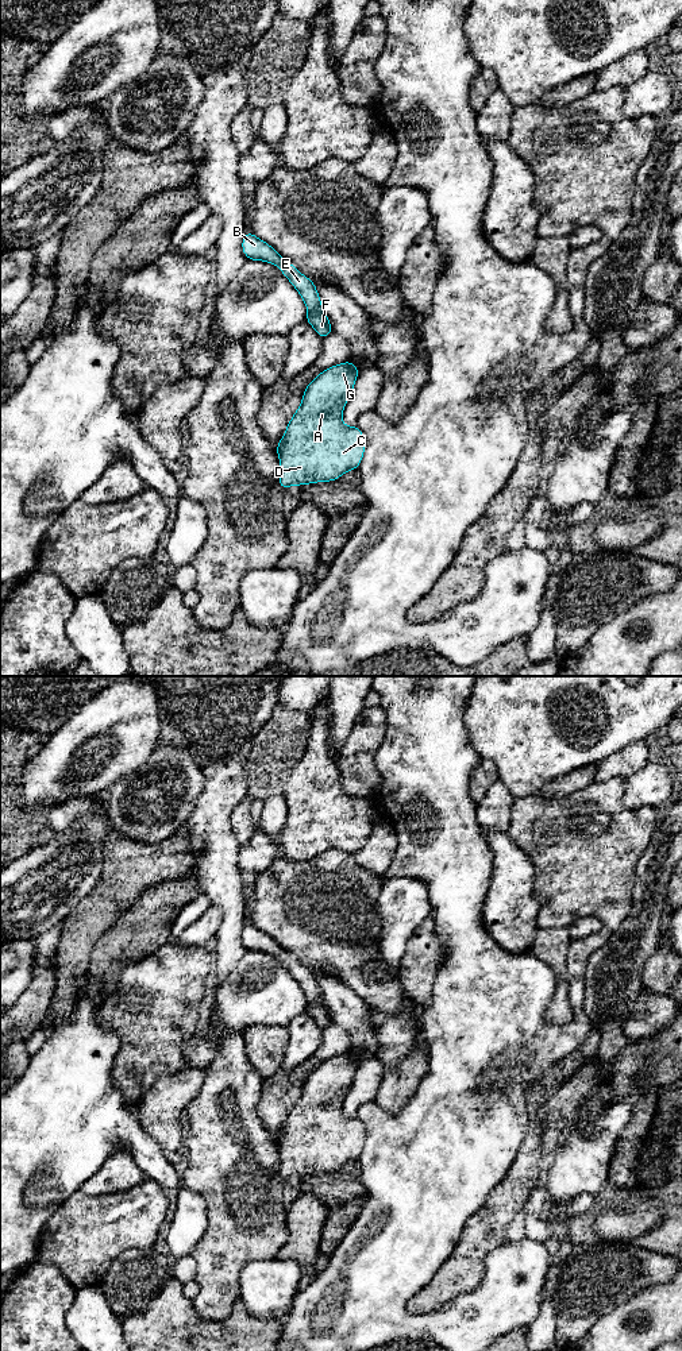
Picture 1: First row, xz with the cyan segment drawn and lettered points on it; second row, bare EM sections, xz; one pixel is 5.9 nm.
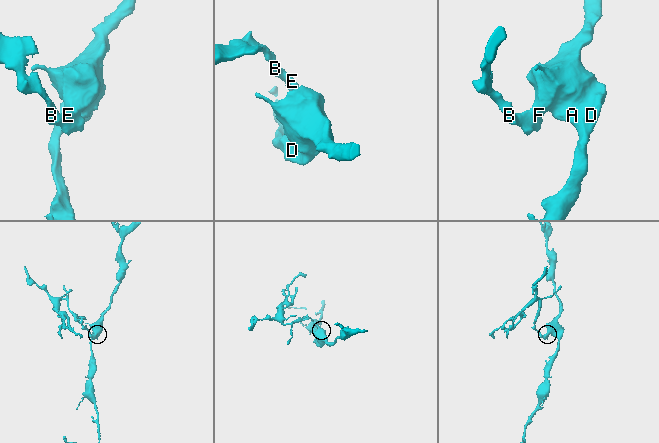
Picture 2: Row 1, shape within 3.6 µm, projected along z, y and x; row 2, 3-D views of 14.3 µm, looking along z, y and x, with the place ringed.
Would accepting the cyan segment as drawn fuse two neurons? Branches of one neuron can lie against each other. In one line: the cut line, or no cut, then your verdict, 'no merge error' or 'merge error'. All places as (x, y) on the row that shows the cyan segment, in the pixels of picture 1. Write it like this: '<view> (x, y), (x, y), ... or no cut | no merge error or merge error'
xz (322, 305), (308, 312) | merge error

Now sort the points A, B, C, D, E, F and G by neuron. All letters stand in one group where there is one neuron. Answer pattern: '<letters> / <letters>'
A C D F G / B E

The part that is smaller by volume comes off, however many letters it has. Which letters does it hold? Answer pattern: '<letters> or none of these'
B, E

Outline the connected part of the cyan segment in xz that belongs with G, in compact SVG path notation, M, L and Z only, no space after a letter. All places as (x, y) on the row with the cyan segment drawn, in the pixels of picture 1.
M351 362L335 364L321 371L307 385L301 405L290 418L285 433L276 445L280 458L282 490L293 485L332 482L350 470L358 470L366 447L366 439L358 425L346 426L342 414L354 390L359 368Z

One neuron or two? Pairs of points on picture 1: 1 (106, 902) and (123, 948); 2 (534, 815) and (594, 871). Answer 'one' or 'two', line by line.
1: two
2: one

